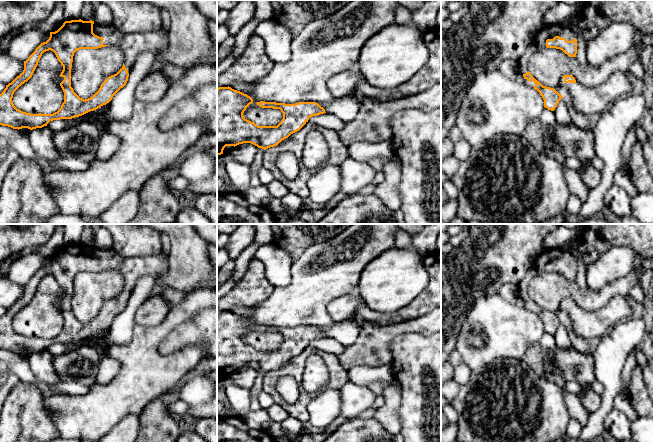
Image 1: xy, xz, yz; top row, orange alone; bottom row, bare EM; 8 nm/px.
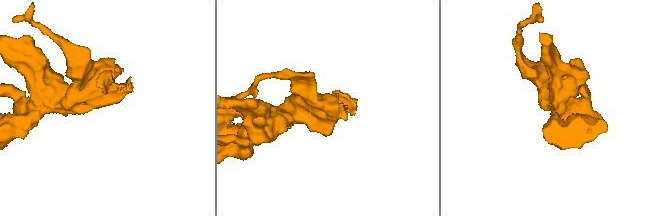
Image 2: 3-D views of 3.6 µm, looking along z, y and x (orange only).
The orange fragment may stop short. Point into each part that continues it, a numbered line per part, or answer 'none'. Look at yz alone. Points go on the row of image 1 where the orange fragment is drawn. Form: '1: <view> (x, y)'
1: yz (549, 31)

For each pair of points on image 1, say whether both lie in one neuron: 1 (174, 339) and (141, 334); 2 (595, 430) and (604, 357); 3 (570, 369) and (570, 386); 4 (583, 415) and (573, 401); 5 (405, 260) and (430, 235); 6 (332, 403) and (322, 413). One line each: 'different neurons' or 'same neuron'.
1: different neurons
2: same neuron
3: different neurons
4: same neuron
5: different neurons
6: same neuron

